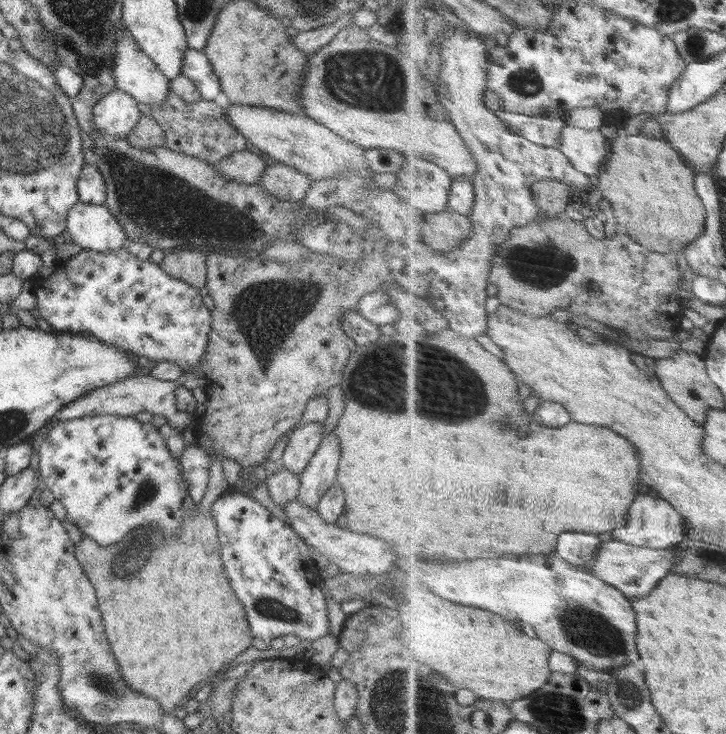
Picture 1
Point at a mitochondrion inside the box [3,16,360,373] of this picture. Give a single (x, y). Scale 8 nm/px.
(152, 203)

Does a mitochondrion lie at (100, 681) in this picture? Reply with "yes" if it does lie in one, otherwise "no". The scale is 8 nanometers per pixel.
yes

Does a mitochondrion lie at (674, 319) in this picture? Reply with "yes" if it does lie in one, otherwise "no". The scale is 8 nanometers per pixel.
no

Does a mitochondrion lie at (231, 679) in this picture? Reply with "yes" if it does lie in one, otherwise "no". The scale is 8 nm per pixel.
no

